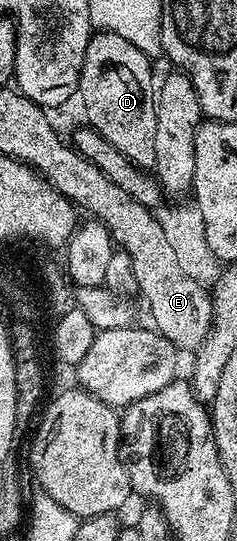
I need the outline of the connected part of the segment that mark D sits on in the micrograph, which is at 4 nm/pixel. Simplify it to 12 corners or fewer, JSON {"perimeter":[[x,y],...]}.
{"perimeter":[[97,31],[82,58],[87,123],[152,170],[153,61]]}

